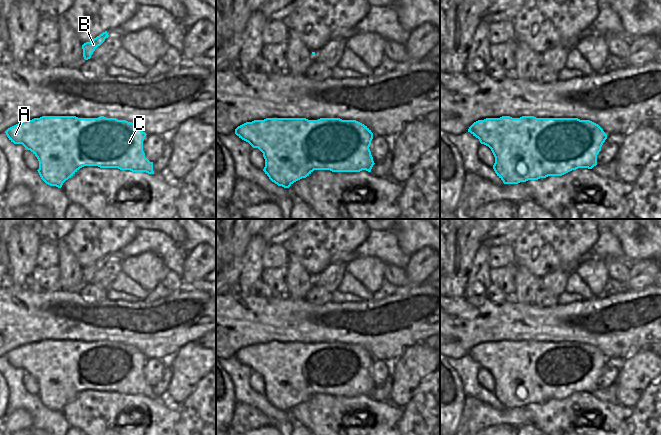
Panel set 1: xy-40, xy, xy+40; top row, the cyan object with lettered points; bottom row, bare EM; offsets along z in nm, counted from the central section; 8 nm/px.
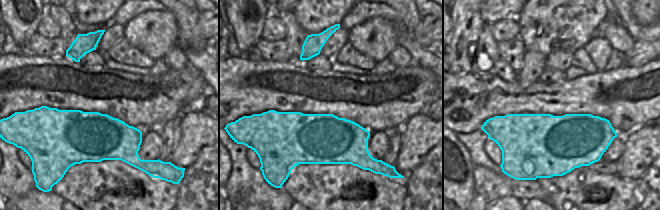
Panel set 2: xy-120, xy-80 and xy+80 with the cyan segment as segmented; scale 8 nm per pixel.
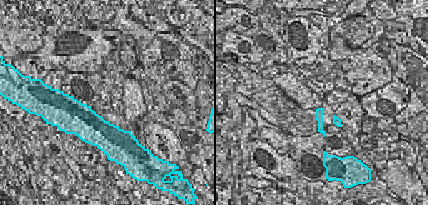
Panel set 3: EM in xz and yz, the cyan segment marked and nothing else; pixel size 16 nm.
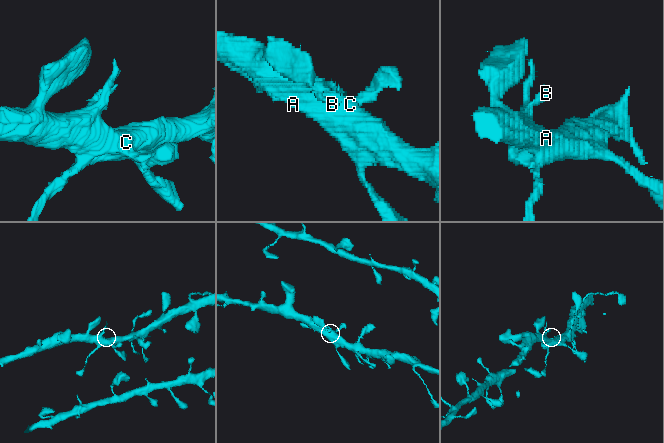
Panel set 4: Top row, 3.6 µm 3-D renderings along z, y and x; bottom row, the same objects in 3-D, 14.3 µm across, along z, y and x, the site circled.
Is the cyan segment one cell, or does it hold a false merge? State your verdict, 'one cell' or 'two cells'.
one cell

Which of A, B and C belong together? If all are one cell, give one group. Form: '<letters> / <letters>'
A B C

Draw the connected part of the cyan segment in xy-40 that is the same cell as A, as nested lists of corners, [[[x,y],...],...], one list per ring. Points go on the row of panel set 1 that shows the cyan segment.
[[[42,116],[32,120],[24,120],[5,131],[7,137],[14,144],[22,144],[30,150],[39,161],[37,170],[41,179],[50,186],[61,188],[63,183],[71,178],[84,166],[98,166],[100,168],[118,168],[132,172],[146,172],[154,174],[153,162],[150,162],[143,151],[143,141],[146,133],[136,124],[116,118],[78,118],[76,116]]]

